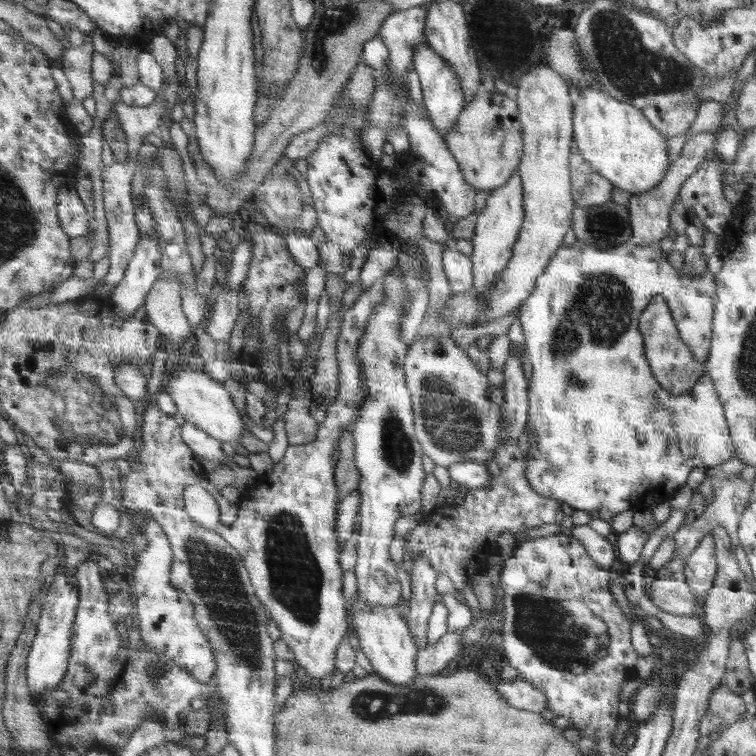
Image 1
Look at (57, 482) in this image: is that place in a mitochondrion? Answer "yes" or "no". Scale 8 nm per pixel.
no

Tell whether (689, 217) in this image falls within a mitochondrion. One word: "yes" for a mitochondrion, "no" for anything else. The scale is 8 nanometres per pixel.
no

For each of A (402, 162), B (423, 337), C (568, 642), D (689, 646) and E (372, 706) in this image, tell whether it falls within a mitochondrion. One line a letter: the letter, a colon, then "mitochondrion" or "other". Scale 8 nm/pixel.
A: other
B: other
C: mitochondrion
D: other
E: mitochondrion

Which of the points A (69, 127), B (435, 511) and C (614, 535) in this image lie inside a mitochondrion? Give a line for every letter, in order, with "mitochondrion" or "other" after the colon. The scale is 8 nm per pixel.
A: other
B: other
C: other

